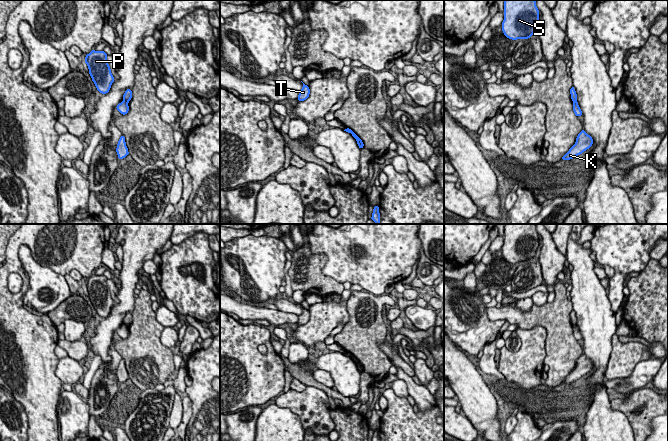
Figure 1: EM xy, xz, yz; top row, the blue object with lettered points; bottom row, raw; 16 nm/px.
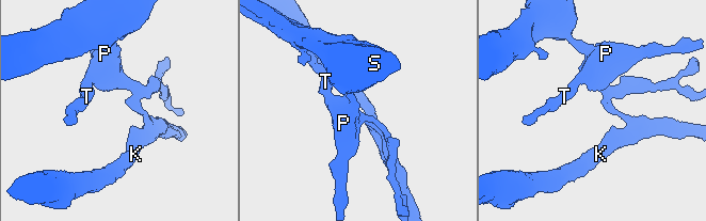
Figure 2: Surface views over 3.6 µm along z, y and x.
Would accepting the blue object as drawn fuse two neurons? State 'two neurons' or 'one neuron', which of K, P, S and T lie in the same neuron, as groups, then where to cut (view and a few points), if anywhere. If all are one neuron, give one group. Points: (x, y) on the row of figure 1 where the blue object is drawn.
two neurons; K / P S T; cut in xy along (124, 99), (127, 102)

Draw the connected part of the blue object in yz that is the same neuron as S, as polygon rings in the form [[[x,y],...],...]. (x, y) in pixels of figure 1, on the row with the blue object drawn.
[[[504,0],[502,31],[512,40],[530,38],[539,22],[535,0]]]

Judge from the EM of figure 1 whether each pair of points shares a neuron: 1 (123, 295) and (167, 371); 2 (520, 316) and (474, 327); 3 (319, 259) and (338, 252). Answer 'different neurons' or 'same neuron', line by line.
1: different neurons
2: different neurons
3: different neurons

